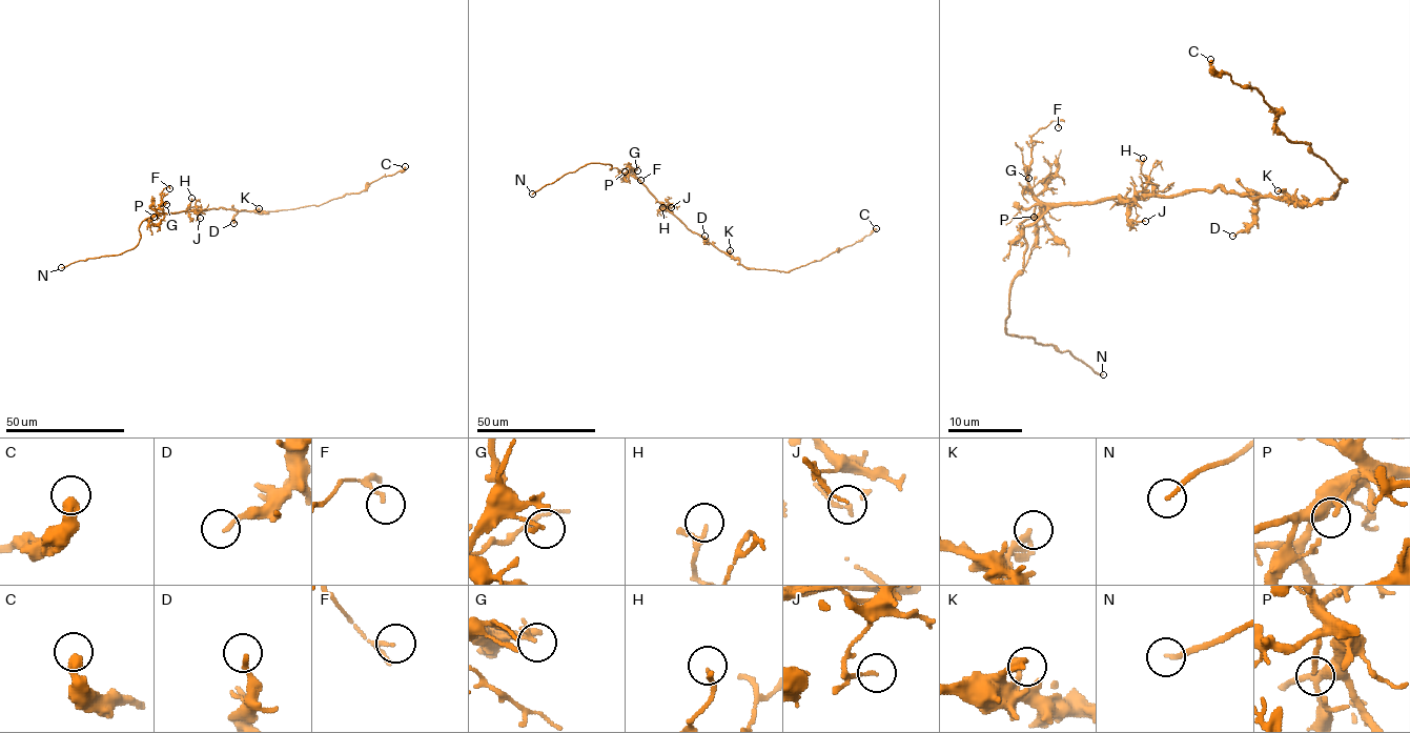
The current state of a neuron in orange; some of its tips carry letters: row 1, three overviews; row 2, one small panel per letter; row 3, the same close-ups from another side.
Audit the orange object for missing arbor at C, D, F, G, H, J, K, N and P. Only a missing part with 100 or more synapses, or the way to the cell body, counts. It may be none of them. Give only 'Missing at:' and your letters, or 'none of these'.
Missing at: N

